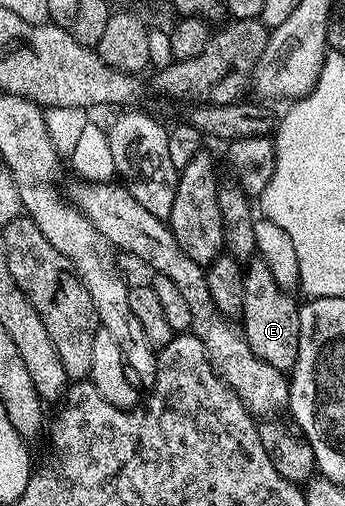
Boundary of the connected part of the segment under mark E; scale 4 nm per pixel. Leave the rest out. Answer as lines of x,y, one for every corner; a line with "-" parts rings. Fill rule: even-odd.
256,257
243,268
244,292
242,293
242,334
245,341
254,349
254,353
274,369
288,373
296,364
298,357
298,333
300,332
300,307
292,300
293,296
274,281
274,275
264,263

